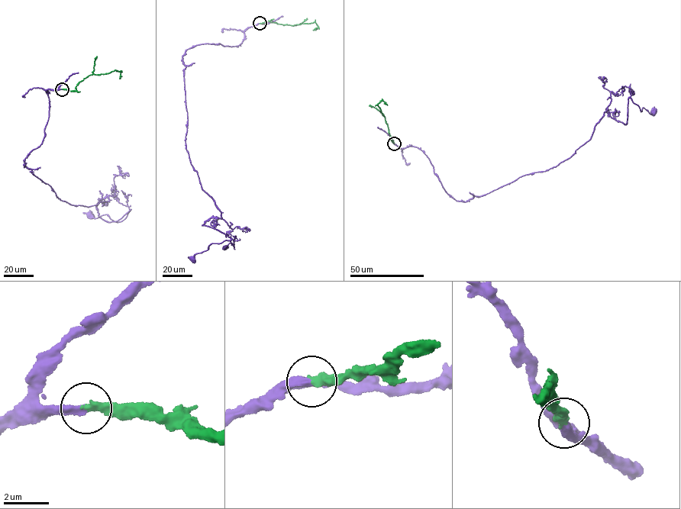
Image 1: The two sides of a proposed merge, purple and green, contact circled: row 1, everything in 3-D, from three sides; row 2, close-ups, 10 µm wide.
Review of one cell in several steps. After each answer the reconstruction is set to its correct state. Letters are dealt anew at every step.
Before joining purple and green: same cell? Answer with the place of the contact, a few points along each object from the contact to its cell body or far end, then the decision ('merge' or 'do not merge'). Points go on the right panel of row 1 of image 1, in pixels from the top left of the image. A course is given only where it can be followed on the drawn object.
(394, 143) | purple via (394, 143), (423, 151), (446, 191), (465, 201), (570, 158), (608, 108), (626, 124), (629, 98), (653, 113) | green via (394, 143), (385, 118), (376, 104), (382, 101), (387, 105) | merge

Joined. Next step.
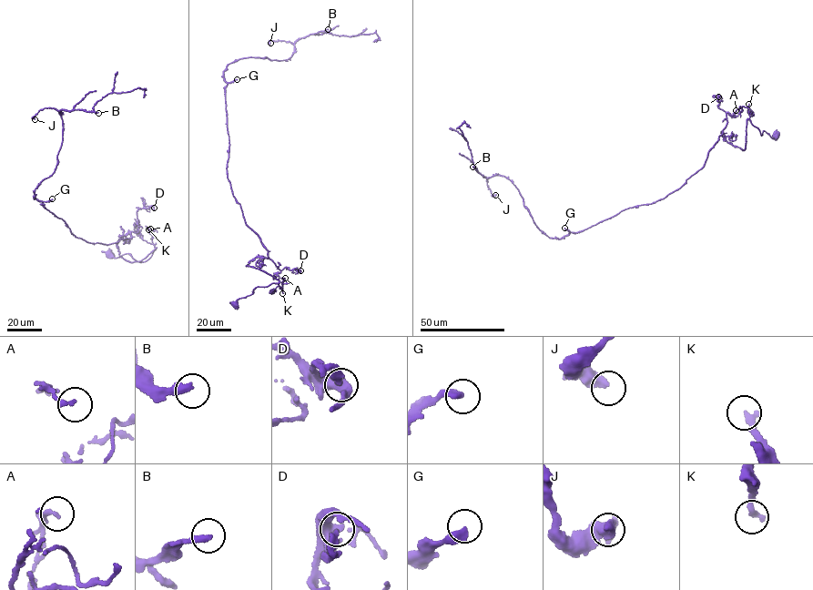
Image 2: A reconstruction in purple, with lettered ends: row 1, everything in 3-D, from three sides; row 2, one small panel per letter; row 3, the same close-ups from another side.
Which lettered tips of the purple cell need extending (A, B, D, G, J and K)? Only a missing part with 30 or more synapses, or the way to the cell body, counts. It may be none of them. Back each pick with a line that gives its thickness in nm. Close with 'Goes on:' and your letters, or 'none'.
B: calibre 320 nm
Goes on: B

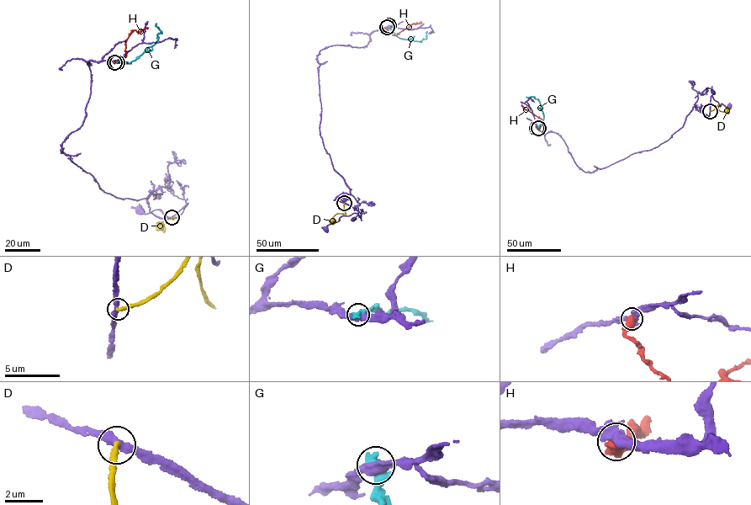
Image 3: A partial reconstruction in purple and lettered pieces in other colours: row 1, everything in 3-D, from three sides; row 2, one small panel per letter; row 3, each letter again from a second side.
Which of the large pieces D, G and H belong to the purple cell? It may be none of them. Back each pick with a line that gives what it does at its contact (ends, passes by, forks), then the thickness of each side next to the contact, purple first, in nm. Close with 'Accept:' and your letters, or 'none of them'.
Accept: none of them

